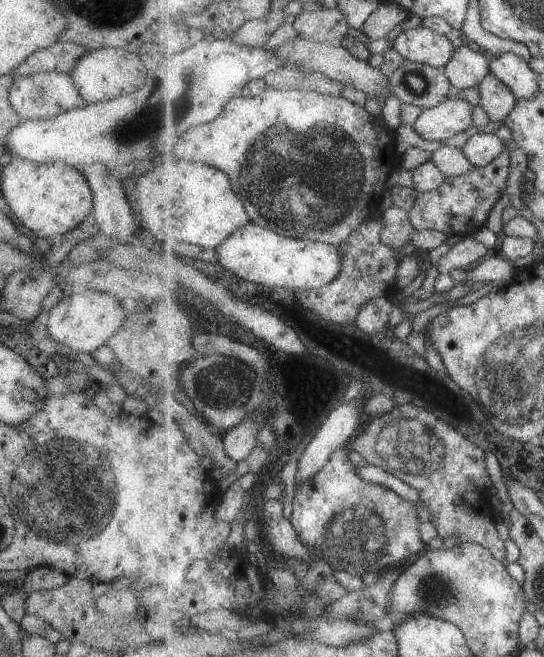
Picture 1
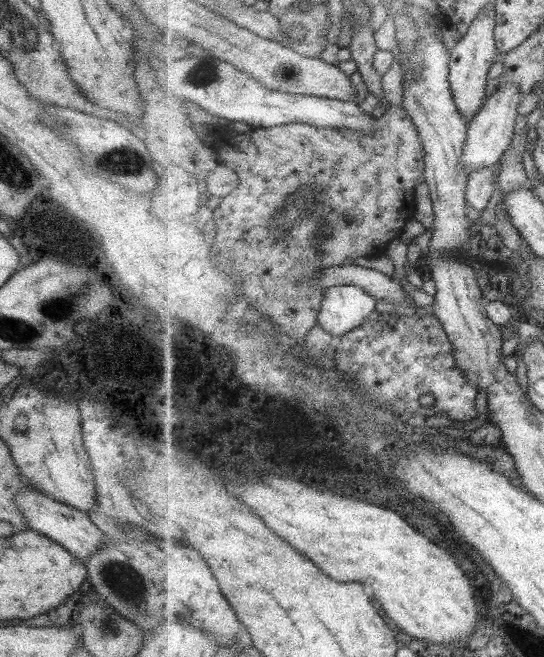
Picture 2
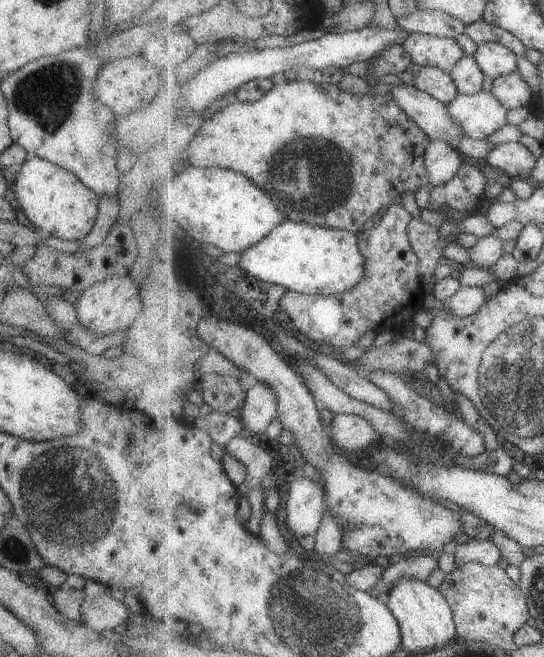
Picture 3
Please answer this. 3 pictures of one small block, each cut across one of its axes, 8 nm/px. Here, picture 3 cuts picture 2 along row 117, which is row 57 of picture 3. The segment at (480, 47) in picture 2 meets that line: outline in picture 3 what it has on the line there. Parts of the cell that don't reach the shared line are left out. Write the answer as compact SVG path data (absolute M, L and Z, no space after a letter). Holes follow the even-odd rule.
M465 55L465 58L455 64L450 74L462 95L473 96L484 90L487 76L473 55Z

